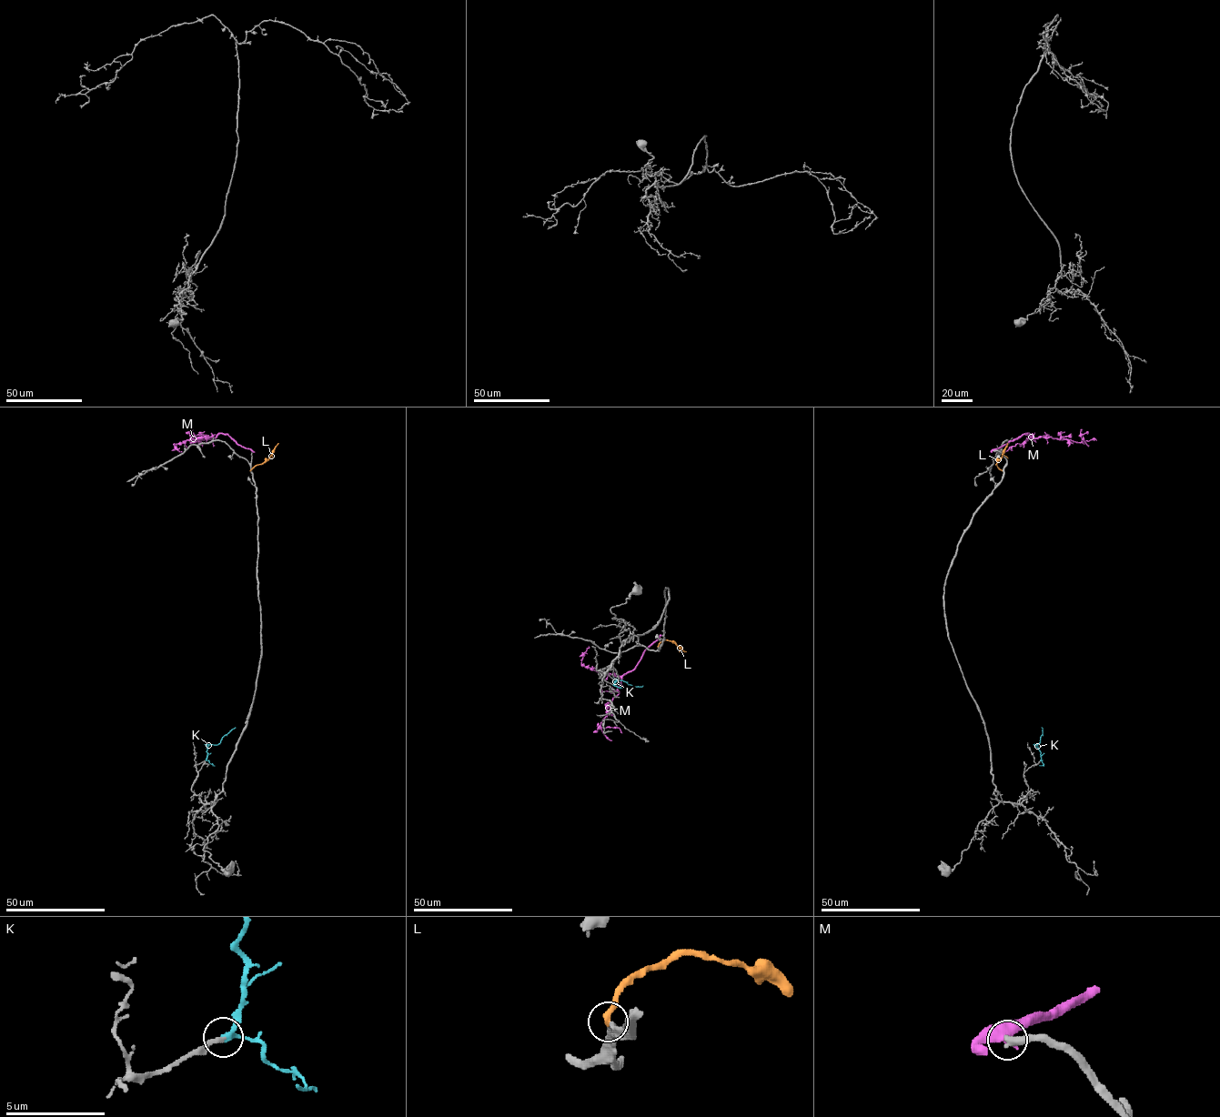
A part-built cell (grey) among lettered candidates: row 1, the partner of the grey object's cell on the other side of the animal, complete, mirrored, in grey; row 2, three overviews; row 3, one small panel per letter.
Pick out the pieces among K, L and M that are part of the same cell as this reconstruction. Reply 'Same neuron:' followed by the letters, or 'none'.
Same neuron: K

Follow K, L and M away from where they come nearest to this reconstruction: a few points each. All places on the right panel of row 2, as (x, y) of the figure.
K: (1040, 760), (1040, 750), (1035, 745), (1040, 742), (1042, 728)
L: (1003, 470), (996, 465), (1007, 443)
M: (993, 450), (1027, 433), (1033, 437), (1052, 437), (1078, 442), (1083, 438), (1088, 447)

